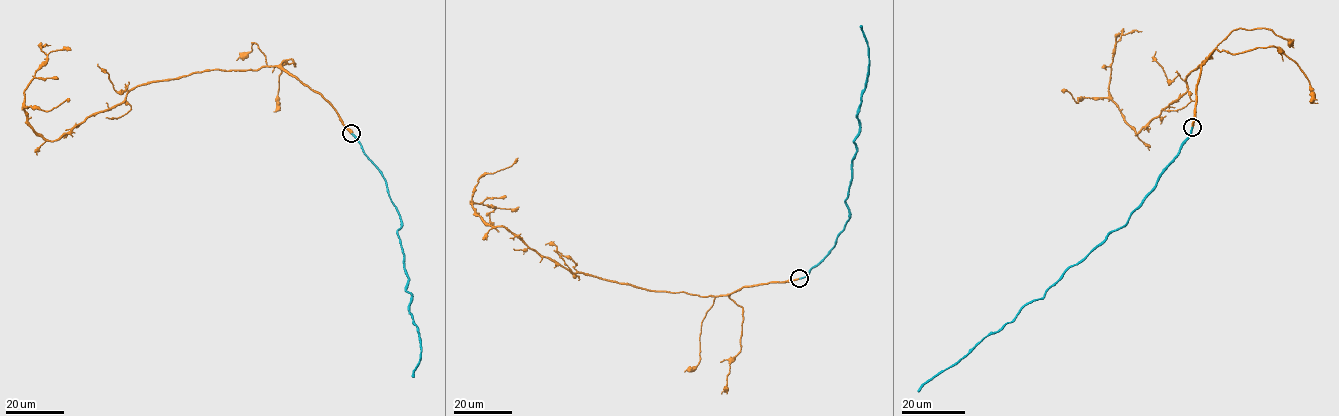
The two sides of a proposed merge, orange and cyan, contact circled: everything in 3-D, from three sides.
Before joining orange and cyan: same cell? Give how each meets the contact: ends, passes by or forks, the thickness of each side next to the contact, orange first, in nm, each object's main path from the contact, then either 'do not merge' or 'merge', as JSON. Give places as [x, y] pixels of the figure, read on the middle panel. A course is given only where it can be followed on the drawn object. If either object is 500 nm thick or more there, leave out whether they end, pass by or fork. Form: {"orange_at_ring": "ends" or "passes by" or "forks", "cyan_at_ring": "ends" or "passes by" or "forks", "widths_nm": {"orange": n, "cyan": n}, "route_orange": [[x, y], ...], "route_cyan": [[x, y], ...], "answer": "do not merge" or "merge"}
{"orange_at_ring": "ends", "cyan_at_ring": "ends", "widths_nm": {"orange": 400, "cyan": 320}, "route_orange": [[799, 278], [699, 296], [572, 273], [504, 227], [489, 226], [472, 201], [495, 208], [489, 221], [498, 232]], "route_cyan": [[799, 278], [834, 246], [849, 218], [845, 200], [856, 152], [858, 107], [869, 63], [861, 25]], "answer": "merge"}

